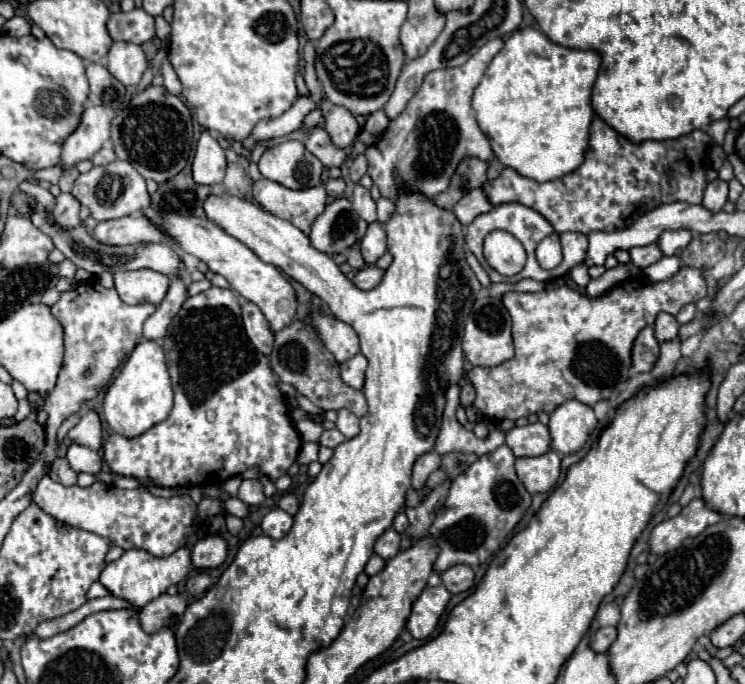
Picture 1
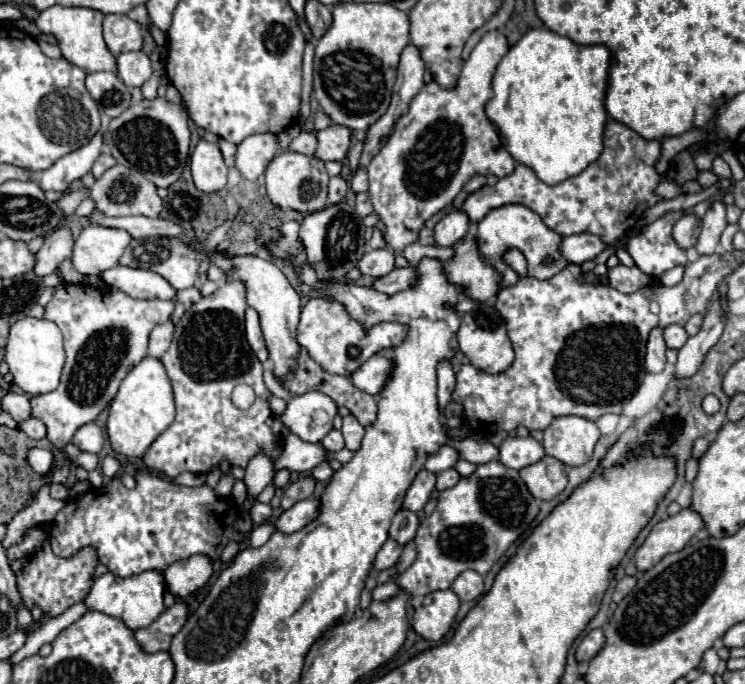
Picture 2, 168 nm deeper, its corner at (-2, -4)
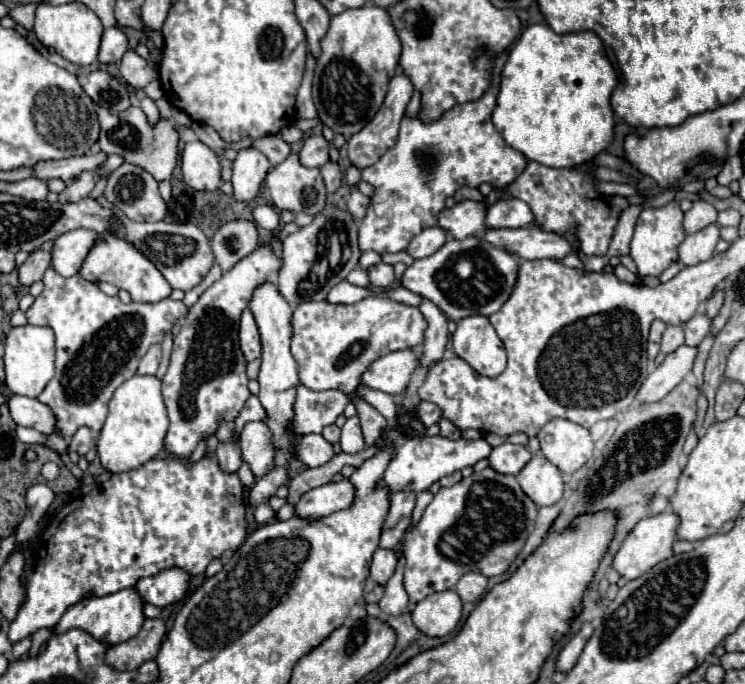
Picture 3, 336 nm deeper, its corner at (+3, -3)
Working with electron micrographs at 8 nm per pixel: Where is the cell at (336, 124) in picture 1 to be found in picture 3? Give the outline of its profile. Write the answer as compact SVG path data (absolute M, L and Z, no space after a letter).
M313 134L303 140L303 148L299 152L301 164L307 168L321 168L329 162L329 142L321 134Z

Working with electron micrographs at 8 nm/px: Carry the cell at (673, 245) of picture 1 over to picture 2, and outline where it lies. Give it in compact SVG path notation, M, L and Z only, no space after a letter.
M686 213L676 225L674 225L674 239L680 247L684 249L690 249L696 245L696 239L700 235L700 217L698 215L692 215L692 213Z

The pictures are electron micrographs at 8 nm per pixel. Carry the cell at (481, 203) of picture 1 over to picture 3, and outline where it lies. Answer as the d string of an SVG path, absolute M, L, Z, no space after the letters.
M441 226L427 228L411 240L411 244L407 246L407 252L413 258L427 258L433 252L437 252L447 242L447 238L449 238L449 232L445 228L441 228Z

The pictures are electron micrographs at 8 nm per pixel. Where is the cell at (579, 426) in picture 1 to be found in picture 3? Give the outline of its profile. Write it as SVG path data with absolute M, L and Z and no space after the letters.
M553 418L539 434L543 456L553 462L563 474L573 474L593 456L593 438L585 426Z

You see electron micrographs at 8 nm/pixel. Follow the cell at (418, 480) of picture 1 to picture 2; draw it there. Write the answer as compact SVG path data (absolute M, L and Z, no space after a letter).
M422 469L416 475L416 479L412 481L412 485L408 487L402 507L408 509L408 511L414 511L414 513L418 513L420 509L424 509L426 501L430 499L430 495L434 491L434 483L436 483L436 475Z

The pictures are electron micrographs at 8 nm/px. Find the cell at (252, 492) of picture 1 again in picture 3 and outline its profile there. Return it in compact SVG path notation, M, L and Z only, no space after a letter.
M247 422L239 436L239 446L241 458L249 464L255 478L261 478L275 468L273 434L265 422Z

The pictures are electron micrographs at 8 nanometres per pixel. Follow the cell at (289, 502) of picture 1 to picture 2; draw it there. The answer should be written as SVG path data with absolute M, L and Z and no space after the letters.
M312 475L290 483L284 491L284 497L282 497L282 509L290 509L294 503L308 499L314 493L314 489L316 489L316 479Z

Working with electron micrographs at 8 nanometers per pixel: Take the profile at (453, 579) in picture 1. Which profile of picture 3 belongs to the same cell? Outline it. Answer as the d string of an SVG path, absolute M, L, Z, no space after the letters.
M467 572L455 586L455 592L463 602L477 602L487 588L487 578L479 572Z

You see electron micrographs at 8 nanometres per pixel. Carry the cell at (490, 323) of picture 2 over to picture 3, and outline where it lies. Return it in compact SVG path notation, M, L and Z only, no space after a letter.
M487 316L461 318L451 342L455 354L481 376L499 376L507 366L505 346Z

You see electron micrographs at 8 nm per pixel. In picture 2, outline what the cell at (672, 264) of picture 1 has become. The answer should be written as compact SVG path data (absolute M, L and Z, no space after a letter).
M674 267L674 269L666 271L666 273L662 273L662 275L658 277L658 281L660 281L662 285L678 285L678 283L682 281L682 275L684 275L684 267Z

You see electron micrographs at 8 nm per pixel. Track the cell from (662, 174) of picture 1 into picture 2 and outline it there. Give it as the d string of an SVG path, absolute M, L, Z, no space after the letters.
M614 119L608 121L604 131L604 151L602 155L588 165L580 175L574 175L558 185L546 185L536 177L536 173L526 165L516 165L514 173L498 179L494 187L482 187L474 191L460 207L470 219L470 223L478 223L486 217L488 211L508 205L520 203L530 207L534 213L542 217L542 221L560 235L574 233L592 233L602 239L602 243L610 245L634 223L640 215L656 205L660 197L654 195L656 185L660 183L660 173L654 171L654 163L660 157L660 141L644 139L624 123Z

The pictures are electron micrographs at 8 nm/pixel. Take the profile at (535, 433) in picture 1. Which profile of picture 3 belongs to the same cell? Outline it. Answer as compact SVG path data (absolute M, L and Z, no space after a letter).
M501 444L497 448L491 450L491 458L493 460L493 470L501 472L501 474L519 474L519 470L531 460L531 452L527 450L527 446L519 446L519 444Z

